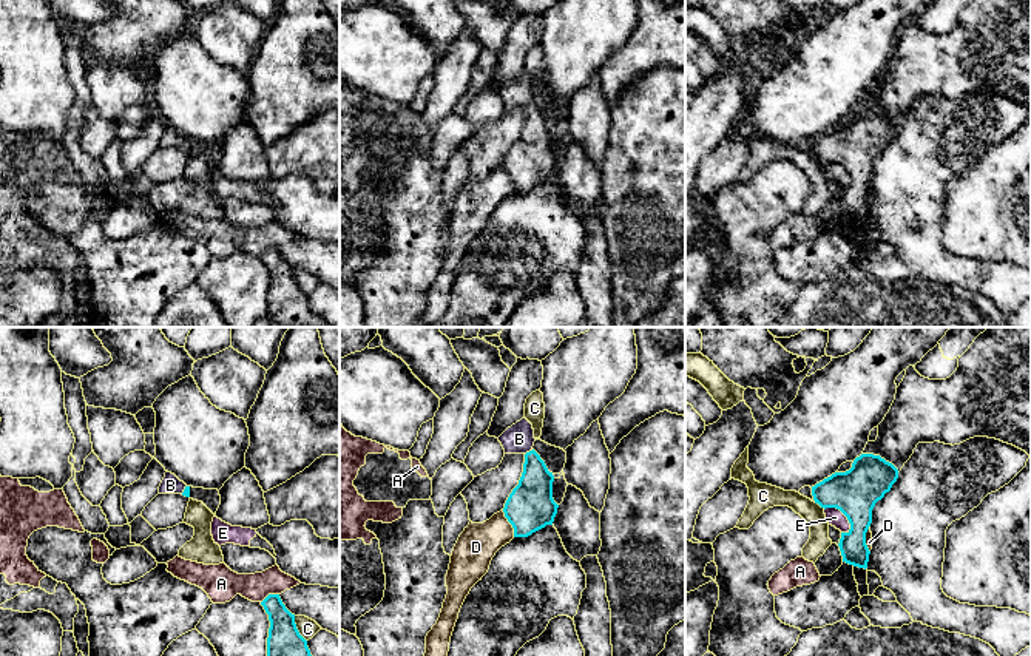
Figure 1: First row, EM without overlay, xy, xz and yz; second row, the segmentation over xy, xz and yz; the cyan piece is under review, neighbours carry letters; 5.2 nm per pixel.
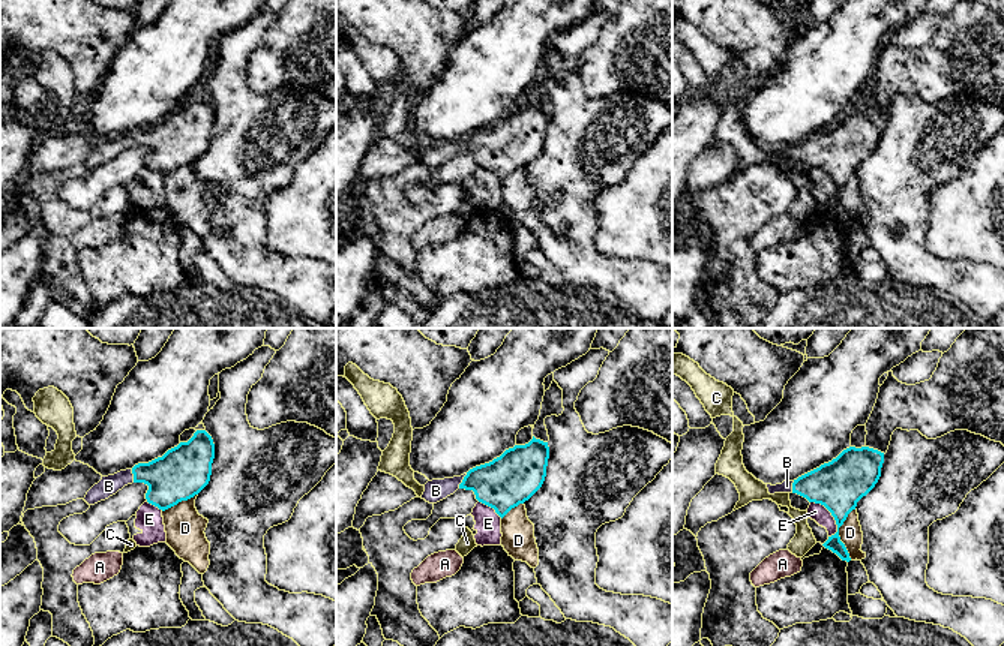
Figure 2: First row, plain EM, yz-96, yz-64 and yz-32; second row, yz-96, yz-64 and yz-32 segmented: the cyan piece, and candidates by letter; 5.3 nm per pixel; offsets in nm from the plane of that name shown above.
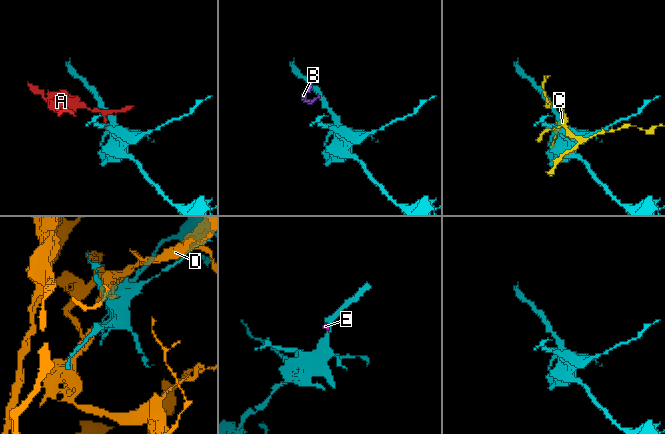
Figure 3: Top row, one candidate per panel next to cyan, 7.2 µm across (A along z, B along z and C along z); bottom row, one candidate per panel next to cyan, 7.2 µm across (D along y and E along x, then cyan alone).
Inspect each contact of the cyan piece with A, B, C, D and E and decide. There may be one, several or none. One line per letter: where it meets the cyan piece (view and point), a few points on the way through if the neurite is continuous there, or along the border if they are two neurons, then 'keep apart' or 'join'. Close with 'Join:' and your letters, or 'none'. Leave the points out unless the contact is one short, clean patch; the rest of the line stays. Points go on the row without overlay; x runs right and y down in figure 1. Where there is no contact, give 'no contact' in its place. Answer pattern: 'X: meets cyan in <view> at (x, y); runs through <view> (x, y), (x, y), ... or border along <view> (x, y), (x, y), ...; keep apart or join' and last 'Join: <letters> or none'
A: meets cyan in xy at (269, 249); keep apart
B: meets cyan in xz at (530, 105); runs through xz (531, 153), (530, 105), (519, 93); join
C: meets cyan in xy at (297, 283); keep apart
D: meets cyan in xz at (510, 176); keep apart
E: meets cyan in yz at (843, 167); border along yz (824, 162), (837, 162), (846, 172), (849, 185); keep apart
Join: B

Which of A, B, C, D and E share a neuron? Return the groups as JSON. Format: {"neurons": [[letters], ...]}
{"neurons": [["A"], ["B"], ["C"], ["D"], ["E"]]}

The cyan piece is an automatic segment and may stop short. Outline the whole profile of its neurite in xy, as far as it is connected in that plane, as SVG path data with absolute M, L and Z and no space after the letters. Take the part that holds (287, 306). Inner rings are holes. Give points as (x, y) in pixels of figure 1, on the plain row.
M269 249L261 259L269 269L267 313L270 327L336 327L318 316L299 289L295 269L282 258L279 249Z

